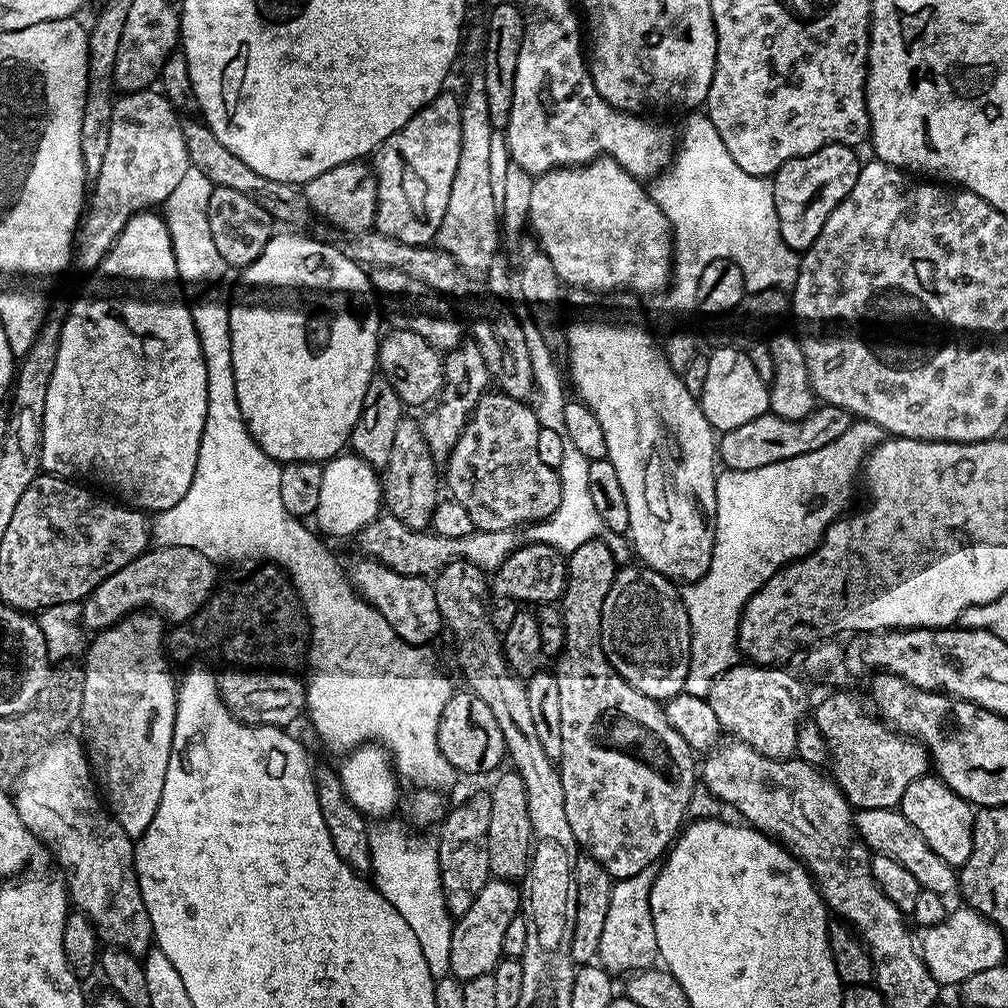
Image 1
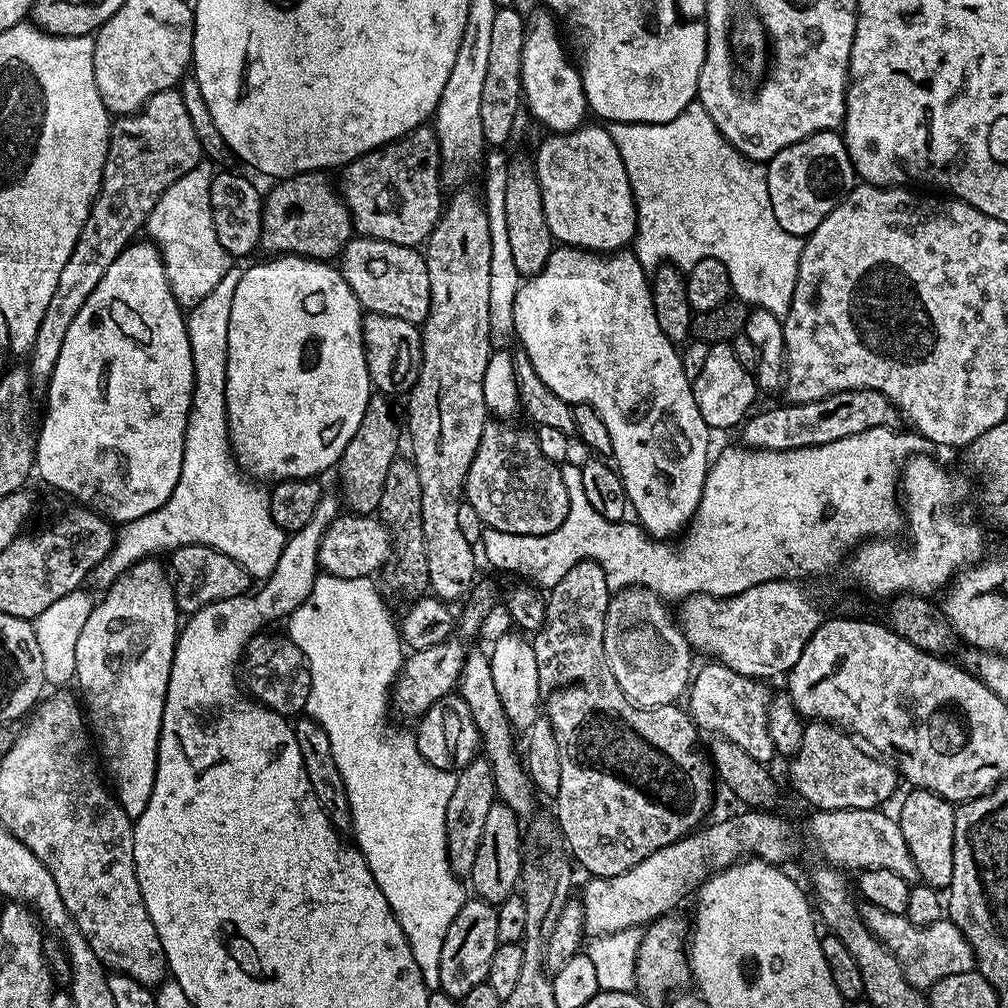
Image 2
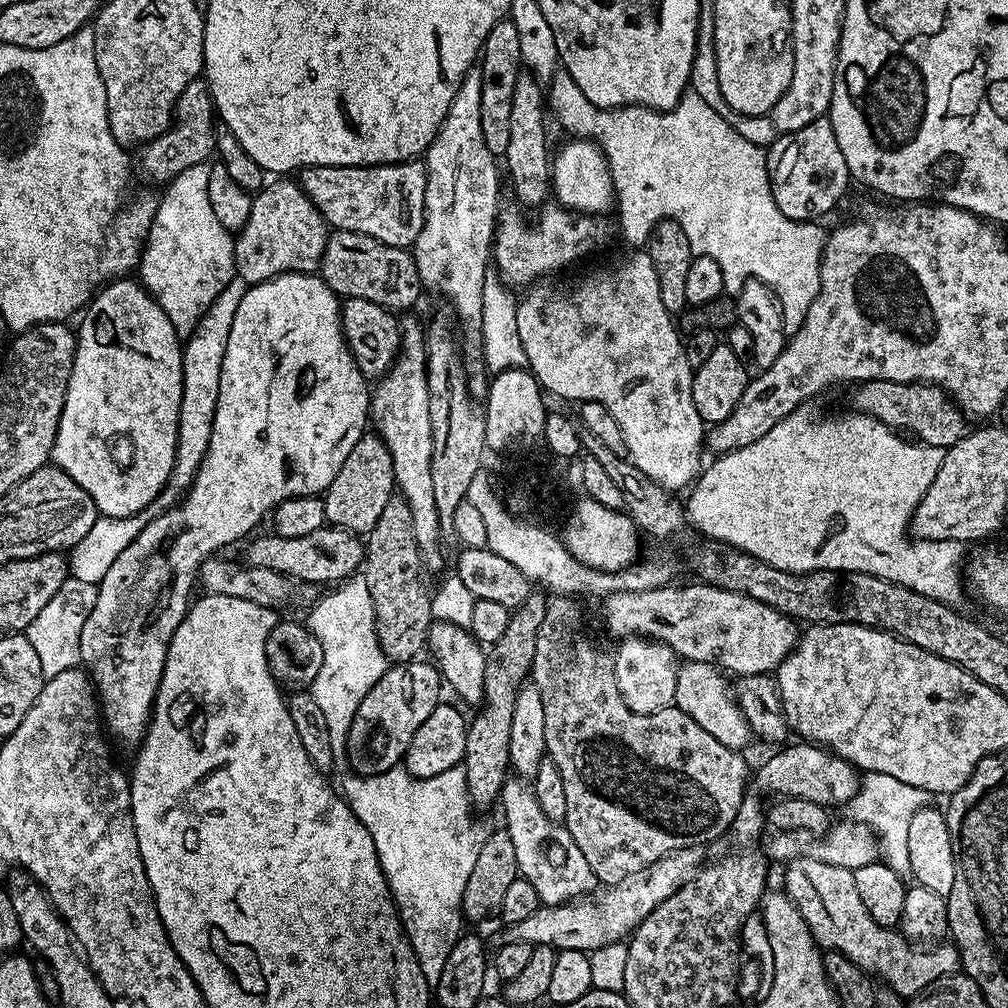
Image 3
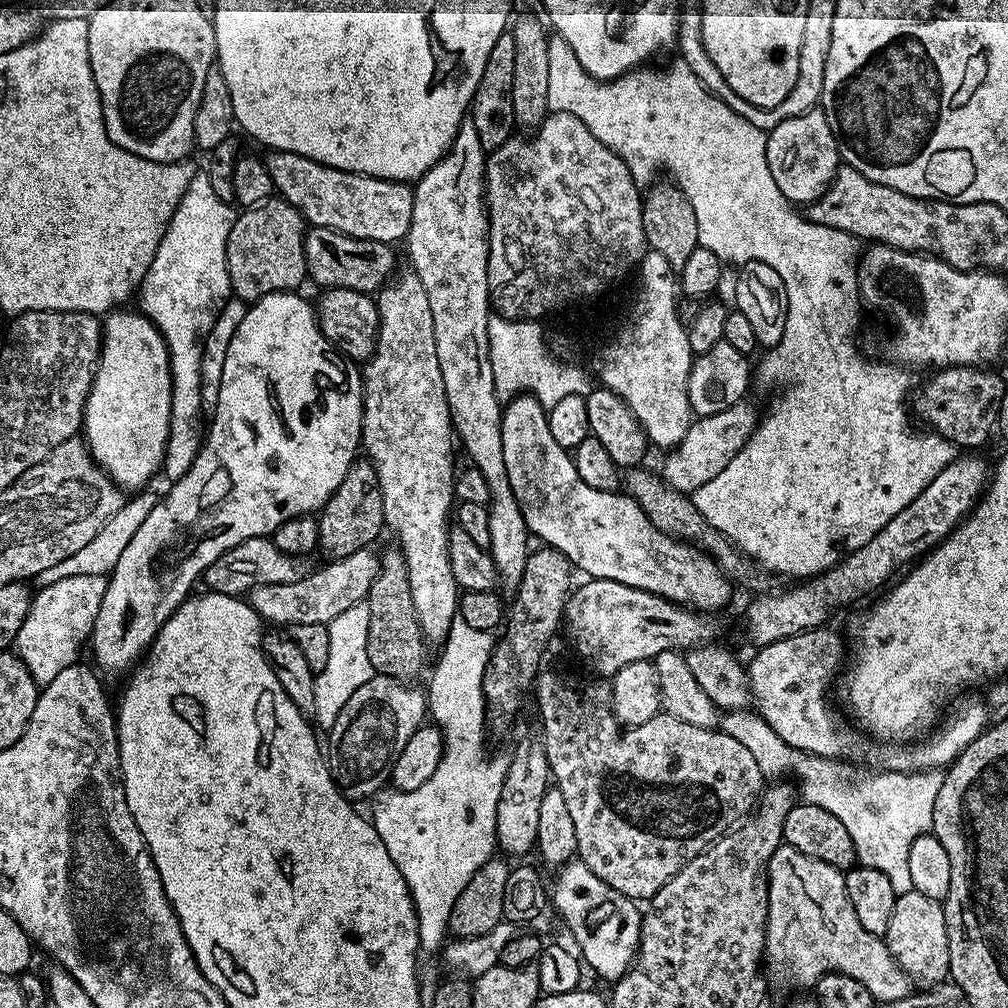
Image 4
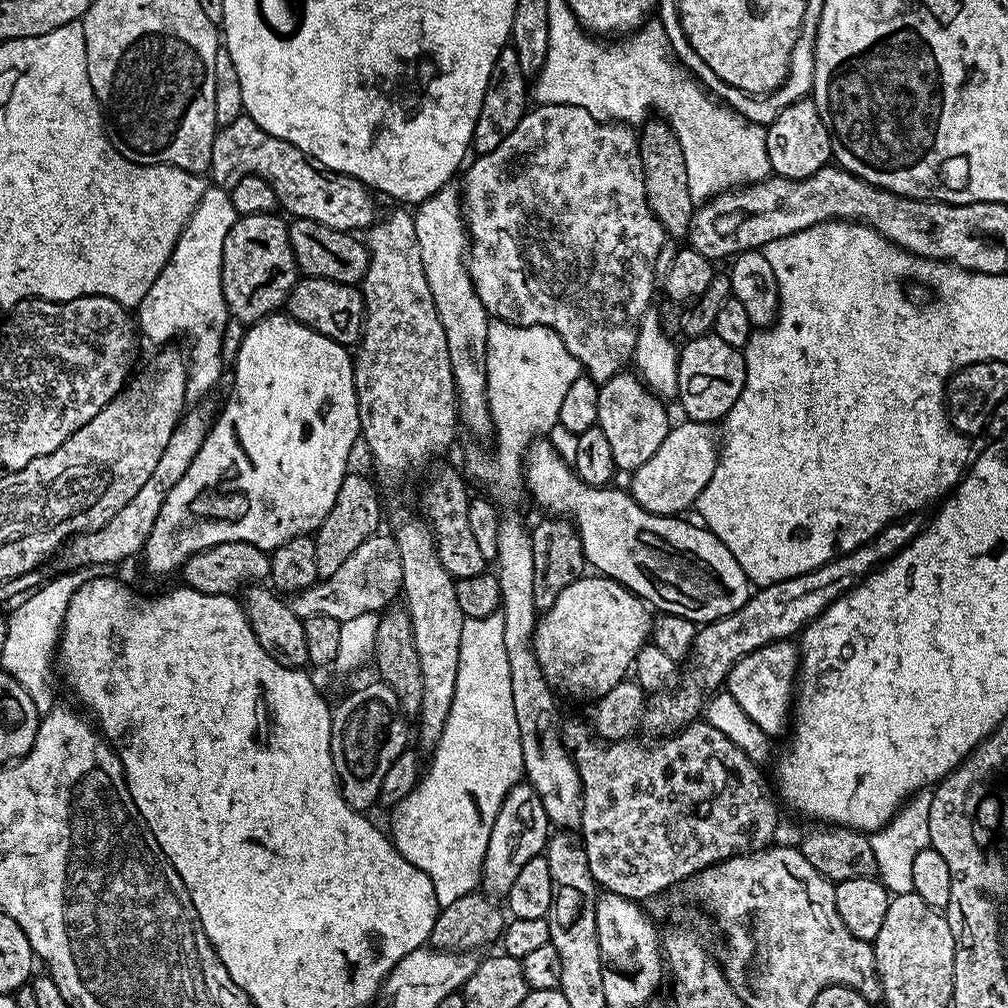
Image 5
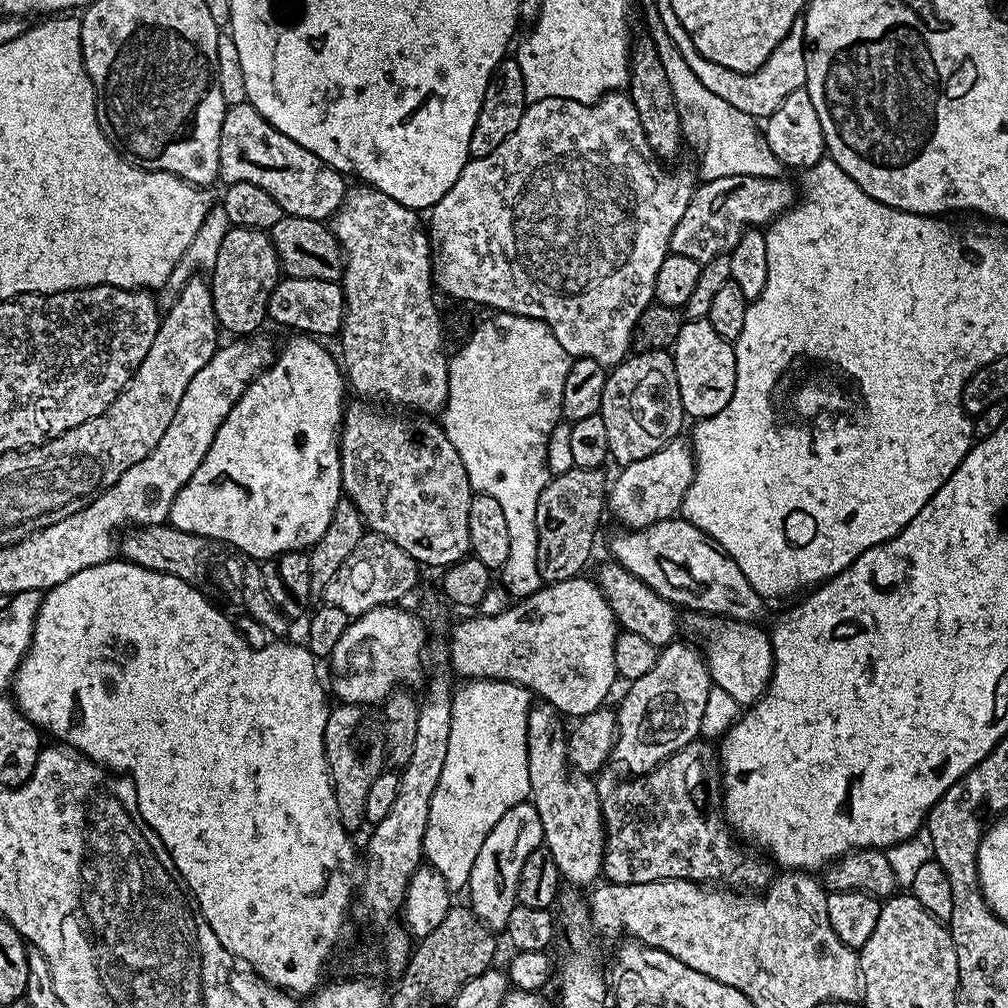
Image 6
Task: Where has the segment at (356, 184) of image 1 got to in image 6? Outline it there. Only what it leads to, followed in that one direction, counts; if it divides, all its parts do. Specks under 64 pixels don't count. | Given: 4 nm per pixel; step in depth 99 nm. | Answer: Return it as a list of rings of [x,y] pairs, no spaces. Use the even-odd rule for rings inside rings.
[[[229,227],[222,238],[218,256],[210,269],[210,287],[217,325],[236,338],[259,333],[268,320],[268,303],[274,286],[282,278],[280,259],[272,245],[271,235],[263,228]]]

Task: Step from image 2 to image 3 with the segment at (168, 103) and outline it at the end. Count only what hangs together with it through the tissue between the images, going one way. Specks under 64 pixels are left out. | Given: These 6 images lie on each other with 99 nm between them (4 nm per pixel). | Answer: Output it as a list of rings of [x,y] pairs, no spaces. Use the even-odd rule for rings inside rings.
[[[197,78],[190,82],[190,86],[186,86],[186,90],[181,94],[180,101],[176,104],[172,126],[139,149],[141,170],[156,180],[169,182],[188,166],[211,161],[216,151],[217,127],[218,117],[212,95],[208,93],[208,82]]]

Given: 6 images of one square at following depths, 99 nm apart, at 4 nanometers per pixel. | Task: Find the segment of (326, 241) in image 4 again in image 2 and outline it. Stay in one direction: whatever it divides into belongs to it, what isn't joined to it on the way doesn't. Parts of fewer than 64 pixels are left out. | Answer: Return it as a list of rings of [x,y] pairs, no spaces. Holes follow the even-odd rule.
[[[357,235],[340,253],[338,267],[365,313],[384,314],[417,326],[423,325],[428,317],[430,274],[423,255],[416,248]]]

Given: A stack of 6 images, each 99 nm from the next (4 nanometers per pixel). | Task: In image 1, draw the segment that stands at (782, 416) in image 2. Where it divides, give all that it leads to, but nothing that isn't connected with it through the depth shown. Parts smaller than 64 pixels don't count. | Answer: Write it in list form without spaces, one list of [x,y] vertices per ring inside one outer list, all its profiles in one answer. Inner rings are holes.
[[[826,403],[813,408],[812,413],[801,420],[787,420],[765,414],[754,418],[754,422],[745,422],[743,426],[723,433],[718,440],[718,460],[727,470],[758,470],[774,462],[786,462],[786,458],[798,458],[798,454],[822,450],[822,446],[830,446],[834,438],[846,434],[846,430],[853,424],[851,412]]]

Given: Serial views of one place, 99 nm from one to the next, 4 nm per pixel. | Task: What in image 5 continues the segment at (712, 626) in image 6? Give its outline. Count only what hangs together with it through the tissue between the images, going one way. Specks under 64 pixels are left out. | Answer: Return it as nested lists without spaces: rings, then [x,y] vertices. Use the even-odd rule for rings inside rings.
[[[791,639],[776,640],[742,658],[728,672],[726,690],[742,706],[746,718],[754,722],[770,738],[790,724],[790,709],[794,704],[794,685],[798,675],[798,648]]]

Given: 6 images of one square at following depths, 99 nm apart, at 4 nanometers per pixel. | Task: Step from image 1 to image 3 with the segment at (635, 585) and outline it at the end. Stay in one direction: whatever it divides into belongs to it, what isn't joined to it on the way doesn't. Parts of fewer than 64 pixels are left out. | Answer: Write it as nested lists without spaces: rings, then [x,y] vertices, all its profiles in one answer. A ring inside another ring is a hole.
[[[630,636],[619,641],[620,644],[614,648],[614,674],[618,678],[618,694],[622,694],[622,702],[630,706],[638,714],[654,714],[663,708],[671,708],[675,705],[676,695],[674,686],[676,685],[676,665],[678,657],[660,640],[649,640],[643,636]]]

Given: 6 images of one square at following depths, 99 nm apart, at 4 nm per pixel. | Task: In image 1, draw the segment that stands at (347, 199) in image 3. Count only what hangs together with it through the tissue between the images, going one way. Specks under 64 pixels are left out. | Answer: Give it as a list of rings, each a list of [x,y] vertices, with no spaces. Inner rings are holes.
[[[448,91],[440,93],[440,116],[438,96],[435,96],[413,114],[402,130],[390,134],[370,160],[378,186],[375,231],[398,238],[398,242],[431,245],[438,234],[438,226],[442,226],[446,202],[450,202],[450,186],[444,182],[454,182],[454,170],[458,170],[462,114],[461,97]]]

